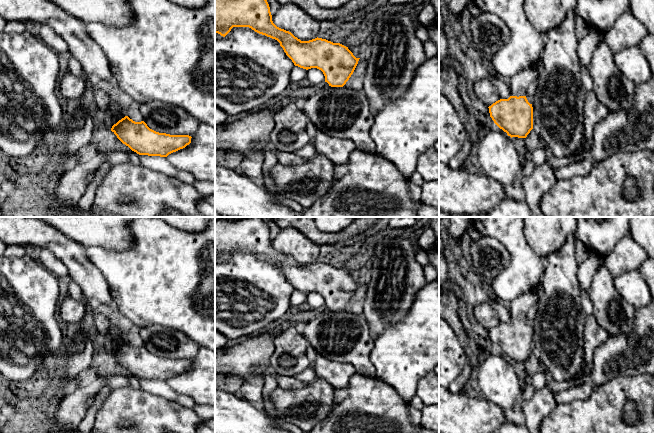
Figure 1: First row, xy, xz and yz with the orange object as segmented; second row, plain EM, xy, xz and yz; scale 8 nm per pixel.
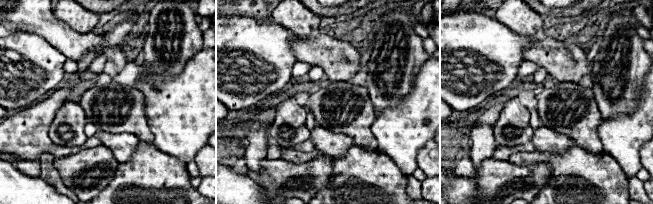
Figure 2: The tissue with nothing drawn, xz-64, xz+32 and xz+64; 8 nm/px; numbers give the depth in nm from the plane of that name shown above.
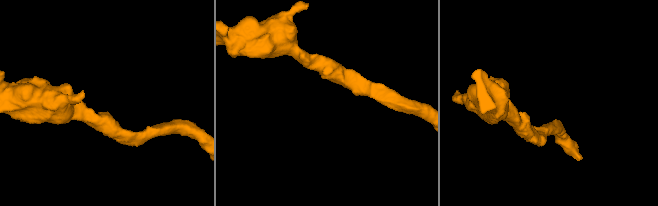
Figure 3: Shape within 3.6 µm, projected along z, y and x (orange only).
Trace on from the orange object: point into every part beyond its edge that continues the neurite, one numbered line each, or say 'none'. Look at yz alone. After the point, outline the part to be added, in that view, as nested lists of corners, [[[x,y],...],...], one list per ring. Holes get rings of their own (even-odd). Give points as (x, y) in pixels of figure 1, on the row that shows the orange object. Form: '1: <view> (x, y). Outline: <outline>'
1: yz (519, 83). Outline: [[[535,66],[520,70],[509,81],[510,96],[526,96],[526,91],[530,83],[537,80],[539,71]]]

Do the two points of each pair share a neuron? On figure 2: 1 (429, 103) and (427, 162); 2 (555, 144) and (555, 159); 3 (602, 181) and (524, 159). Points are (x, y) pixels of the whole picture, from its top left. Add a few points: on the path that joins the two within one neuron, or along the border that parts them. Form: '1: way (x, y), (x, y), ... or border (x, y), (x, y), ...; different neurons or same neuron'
1: border (429, 140), (419, 149), (417, 162); different neurons
2: border (575, 145), (561, 152), (536, 151); different neurons
3: way (583, 178), (556, 160), (543, 158); same neuron

